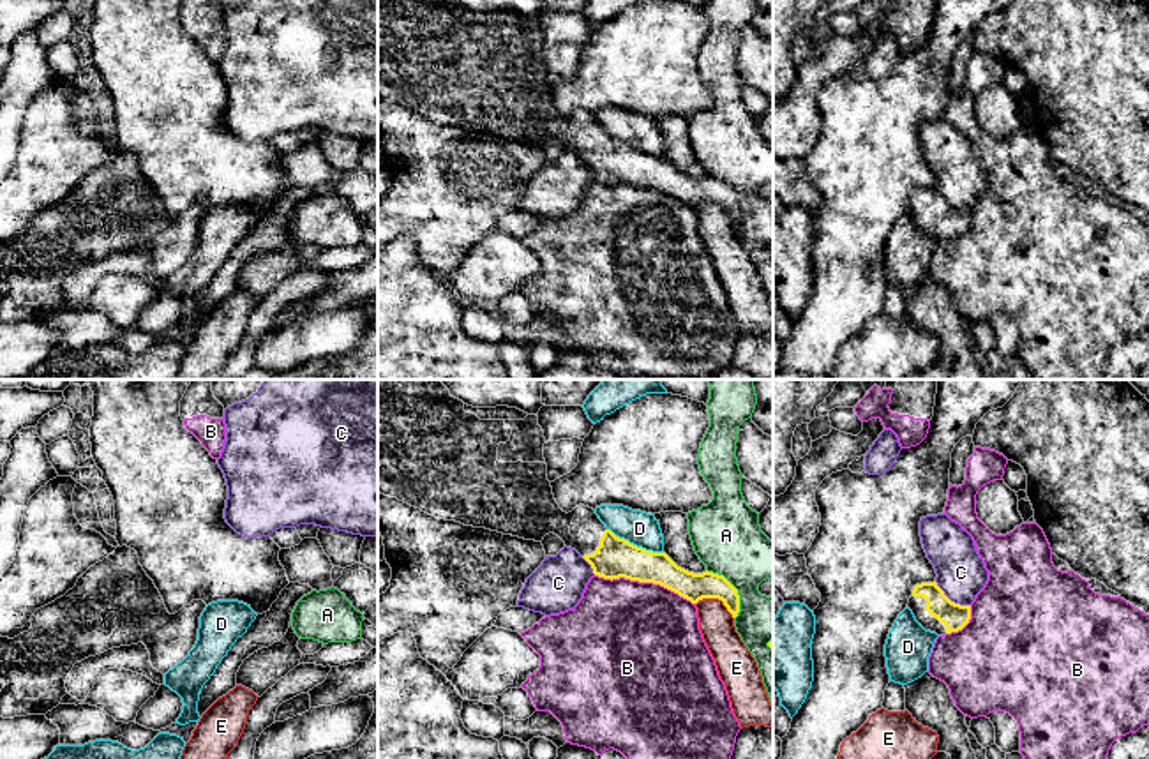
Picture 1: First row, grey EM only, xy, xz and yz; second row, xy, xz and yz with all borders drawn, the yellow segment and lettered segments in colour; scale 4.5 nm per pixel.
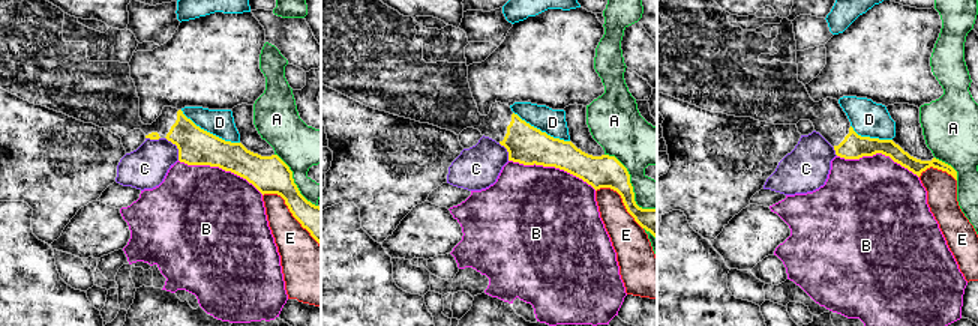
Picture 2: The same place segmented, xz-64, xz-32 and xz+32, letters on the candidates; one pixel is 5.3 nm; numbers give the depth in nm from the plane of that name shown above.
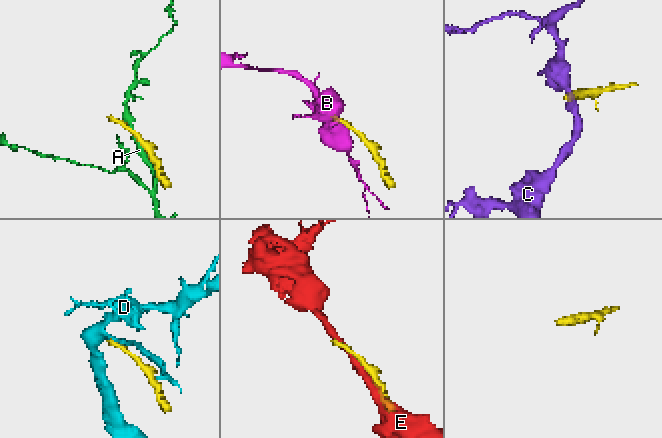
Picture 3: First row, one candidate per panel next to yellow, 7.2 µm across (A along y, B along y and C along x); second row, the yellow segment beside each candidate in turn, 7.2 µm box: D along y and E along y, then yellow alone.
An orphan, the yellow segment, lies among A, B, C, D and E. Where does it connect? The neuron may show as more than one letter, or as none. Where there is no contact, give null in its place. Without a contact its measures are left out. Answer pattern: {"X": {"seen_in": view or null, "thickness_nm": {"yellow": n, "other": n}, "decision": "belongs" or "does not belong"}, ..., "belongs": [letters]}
{"A": {"seen_in": "xz", "thickness_nm": {"yellow": 130, "other": 320}, "decision": "does not belong"}, "B": {"seen_in": "xz", "thickness_nm": {"yellow": 180, "other": 500}, "decision": "does not belong"}, "C": {"seen_in": "yz", "thickness_nm": {"yellow": 120, "other": 220}, "decision": "does not belong"}, "D": {"seen_in": "xz", "thickness_nm": {"yellow": 180, "other": 160}, "decision": "does not belong"}, "E": {"seen_in": "xz", "thickness_nm": {"yellow": 130, "other": 160}, "decision": "does not belong"}, "belongs": []}

